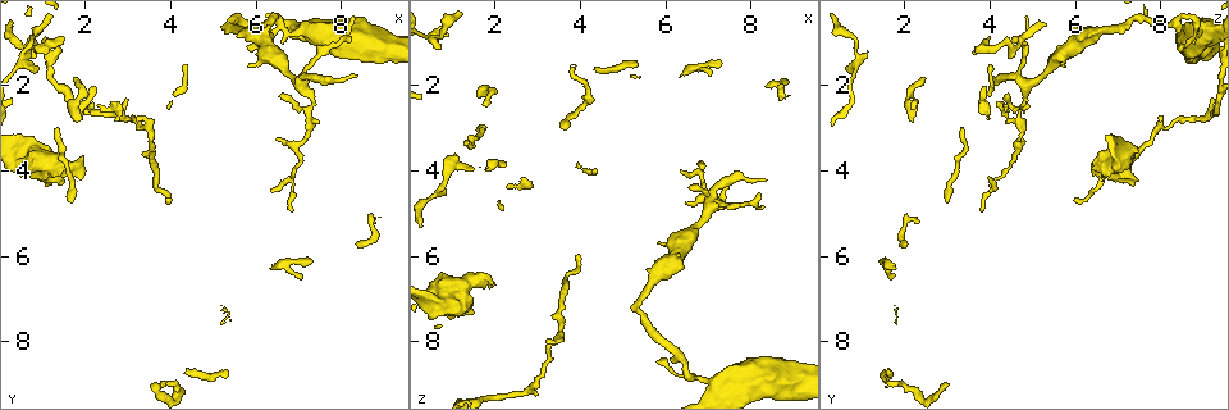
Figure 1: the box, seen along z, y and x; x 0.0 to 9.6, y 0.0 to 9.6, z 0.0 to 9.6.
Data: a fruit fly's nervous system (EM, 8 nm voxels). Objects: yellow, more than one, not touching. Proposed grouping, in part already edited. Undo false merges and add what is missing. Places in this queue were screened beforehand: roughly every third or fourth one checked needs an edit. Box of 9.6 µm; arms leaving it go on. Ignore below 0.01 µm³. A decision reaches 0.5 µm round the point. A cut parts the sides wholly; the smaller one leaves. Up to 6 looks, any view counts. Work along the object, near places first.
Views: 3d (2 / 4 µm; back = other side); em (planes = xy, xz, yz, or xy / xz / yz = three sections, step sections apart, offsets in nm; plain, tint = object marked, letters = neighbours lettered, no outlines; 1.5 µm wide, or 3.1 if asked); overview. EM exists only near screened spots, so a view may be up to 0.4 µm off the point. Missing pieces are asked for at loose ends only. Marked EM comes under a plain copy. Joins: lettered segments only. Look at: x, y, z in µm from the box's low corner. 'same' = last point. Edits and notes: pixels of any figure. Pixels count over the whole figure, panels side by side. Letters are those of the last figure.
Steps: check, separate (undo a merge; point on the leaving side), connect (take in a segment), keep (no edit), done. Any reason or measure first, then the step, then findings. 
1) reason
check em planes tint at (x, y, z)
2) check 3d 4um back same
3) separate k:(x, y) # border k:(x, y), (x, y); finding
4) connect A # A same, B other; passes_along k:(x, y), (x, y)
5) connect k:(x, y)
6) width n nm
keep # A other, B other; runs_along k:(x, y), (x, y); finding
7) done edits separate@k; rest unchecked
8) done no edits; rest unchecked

branch stops here
check 3d 4um at (5.80, 1.05, 8.50)

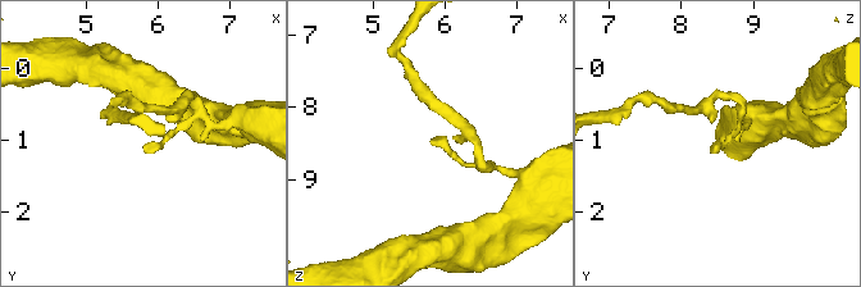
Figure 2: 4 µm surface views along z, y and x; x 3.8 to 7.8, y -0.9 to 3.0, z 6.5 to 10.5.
check em xy step 8 tint at (5.80, 1.10, 8.50)

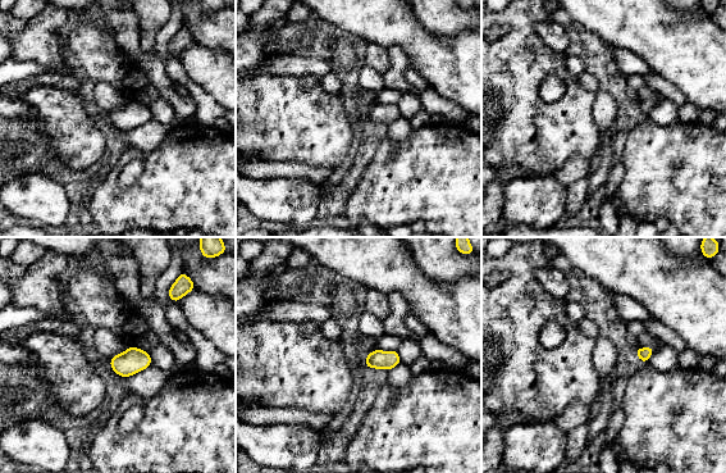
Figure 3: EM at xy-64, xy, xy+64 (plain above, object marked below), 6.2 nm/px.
cut it another way
check em planes letters same

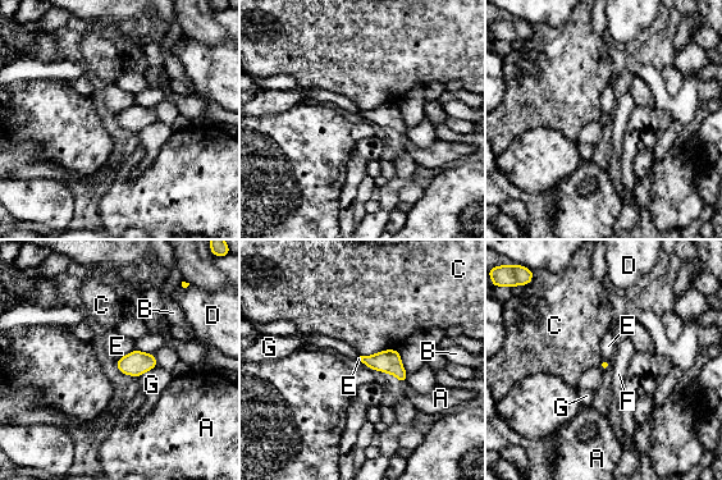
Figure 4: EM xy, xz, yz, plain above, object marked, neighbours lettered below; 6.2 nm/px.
keep # A other, B other, C other, D other, E other, F other, G other; border 4:(135, 348), (117, 360); no lettered segment goes on from it

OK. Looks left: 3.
long arm stops here
check 3d 4um at (3.95, 4.65, 5.90)

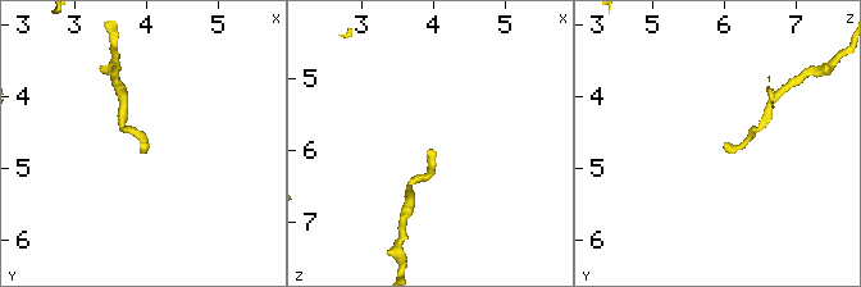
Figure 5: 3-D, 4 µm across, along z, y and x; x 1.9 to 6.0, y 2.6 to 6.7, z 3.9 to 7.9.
check em xy step 8 tint at (3.90, 4.65, 6.00)

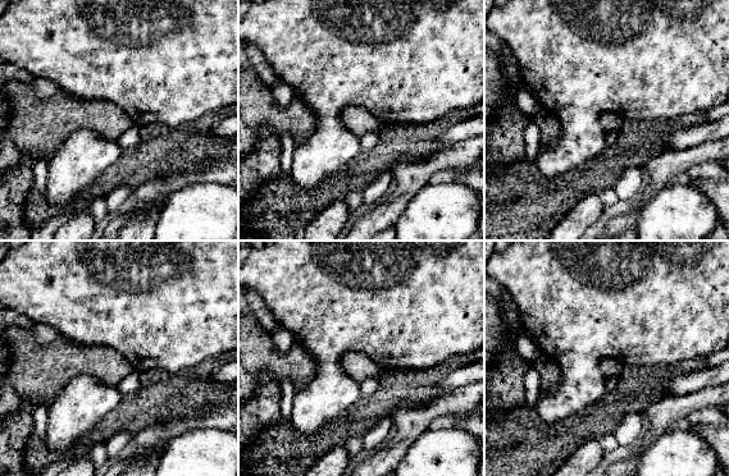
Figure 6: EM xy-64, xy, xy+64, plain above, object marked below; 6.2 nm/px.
check em planes letters same

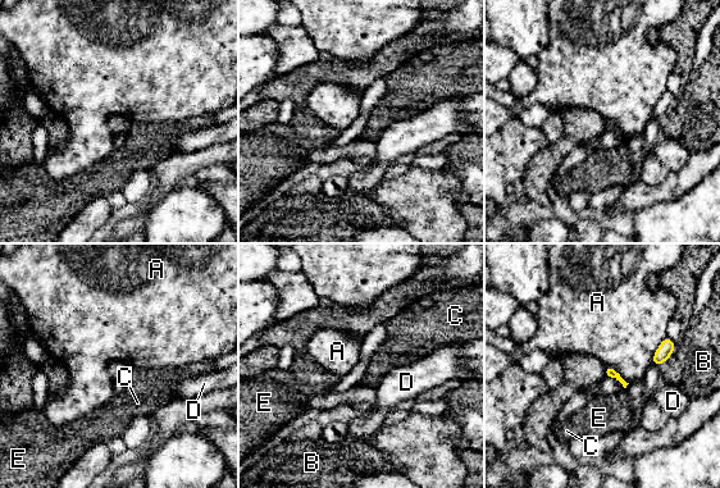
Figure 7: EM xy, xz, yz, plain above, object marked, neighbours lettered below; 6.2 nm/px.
width 70 nm
keep # A other, B other, C other, D other, E other; border 7:(666, 336), (650, 361); no lettered segment goes on from it

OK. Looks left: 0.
done no edits; rest unchecked

